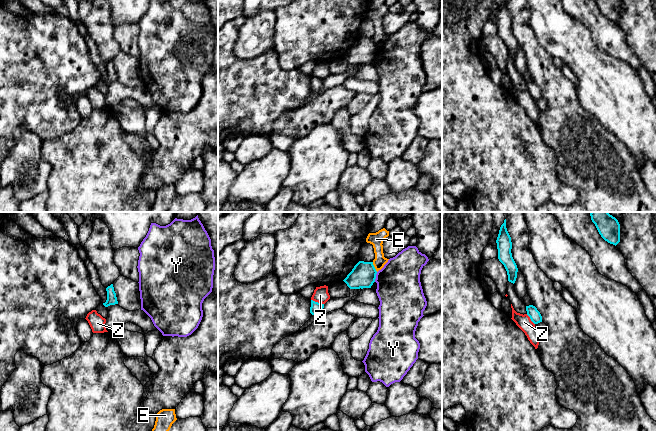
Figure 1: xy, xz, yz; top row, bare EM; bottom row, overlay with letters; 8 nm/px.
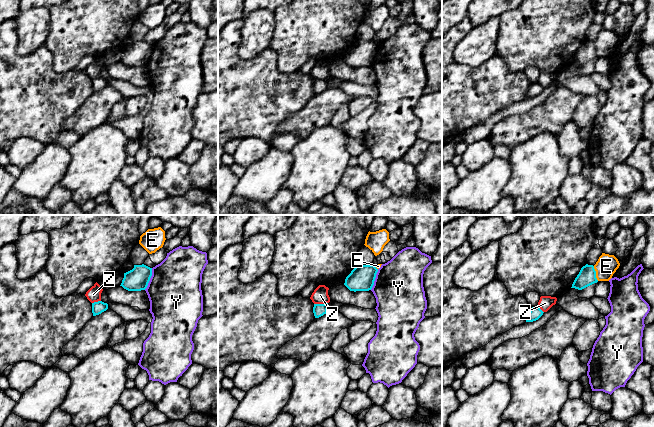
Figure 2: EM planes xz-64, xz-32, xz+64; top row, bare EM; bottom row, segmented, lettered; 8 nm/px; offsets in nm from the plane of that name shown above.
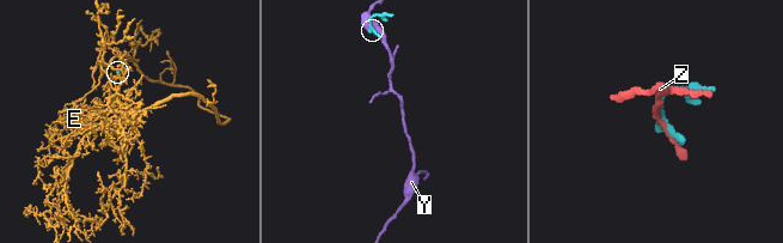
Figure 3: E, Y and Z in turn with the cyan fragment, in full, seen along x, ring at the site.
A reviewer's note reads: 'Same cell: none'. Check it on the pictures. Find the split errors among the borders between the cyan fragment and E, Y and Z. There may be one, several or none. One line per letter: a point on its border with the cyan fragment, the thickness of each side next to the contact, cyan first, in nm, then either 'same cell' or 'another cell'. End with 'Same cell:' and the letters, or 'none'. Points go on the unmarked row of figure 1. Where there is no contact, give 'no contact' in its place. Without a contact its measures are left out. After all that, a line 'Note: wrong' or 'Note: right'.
E: xz (374, 43) | 200/110 nm | another cell
Y: xz (375, 53) | 200/360 nm | another cell
Z: xz (317, 78) | 90/120 nm | another cell
Same cell: none
Note: right

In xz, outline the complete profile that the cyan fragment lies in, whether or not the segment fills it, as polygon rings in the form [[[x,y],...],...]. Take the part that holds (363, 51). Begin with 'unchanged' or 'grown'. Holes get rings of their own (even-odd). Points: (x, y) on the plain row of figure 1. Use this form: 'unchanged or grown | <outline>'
unchanged | [[[359,37],[343,57],[350,65],[371,64],[376,50],[373,38]]]

